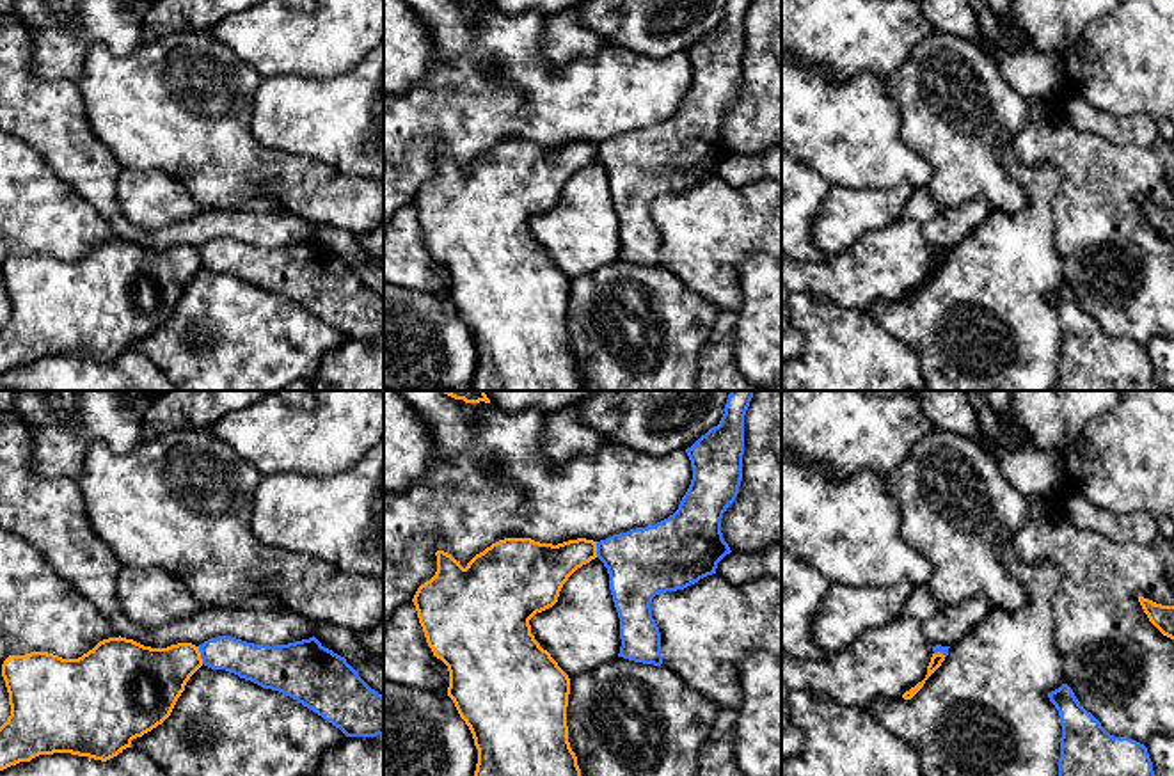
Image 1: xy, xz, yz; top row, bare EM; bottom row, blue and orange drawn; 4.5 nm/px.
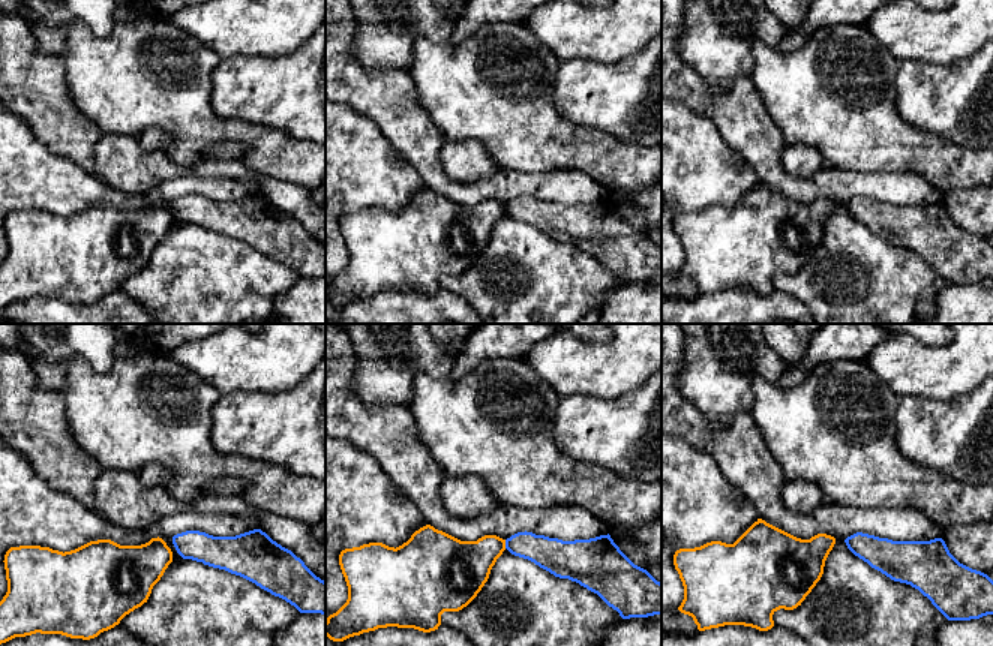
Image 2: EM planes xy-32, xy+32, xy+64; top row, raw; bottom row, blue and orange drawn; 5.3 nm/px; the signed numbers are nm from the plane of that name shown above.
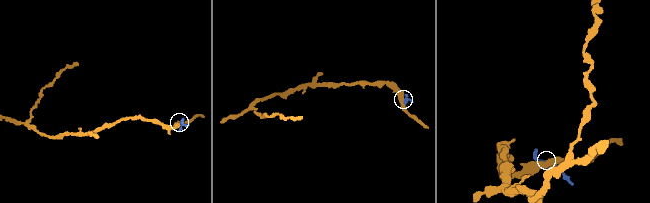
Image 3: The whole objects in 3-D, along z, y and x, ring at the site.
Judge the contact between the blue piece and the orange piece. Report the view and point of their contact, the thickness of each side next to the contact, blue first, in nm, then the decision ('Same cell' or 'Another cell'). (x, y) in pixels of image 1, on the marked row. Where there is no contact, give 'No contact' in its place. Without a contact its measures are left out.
Touches blue at xy (201, 656). Thickness 170 nm (blue) against 280 nm. Another cell

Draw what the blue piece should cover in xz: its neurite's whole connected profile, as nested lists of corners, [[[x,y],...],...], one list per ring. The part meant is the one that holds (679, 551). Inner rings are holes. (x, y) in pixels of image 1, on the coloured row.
[[[730,391],[719,424],[686,449],[693,479],[673,515],[597,542],[620,618],[618,657],[661,666],[652,598],[716,574],[718,563],[732,552],[721,519],[742,481],[744,416],[751,398],[753,391]]]

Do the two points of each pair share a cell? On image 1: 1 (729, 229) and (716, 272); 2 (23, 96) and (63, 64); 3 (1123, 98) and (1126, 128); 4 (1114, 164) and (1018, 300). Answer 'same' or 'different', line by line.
1: same
2: different
3: different
4: different

